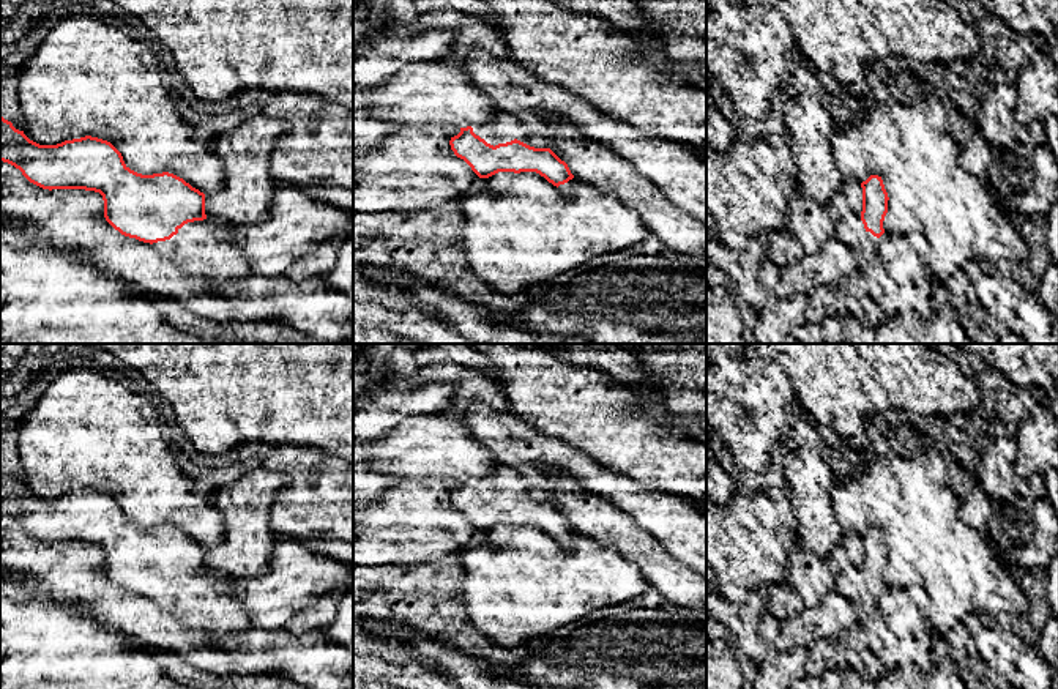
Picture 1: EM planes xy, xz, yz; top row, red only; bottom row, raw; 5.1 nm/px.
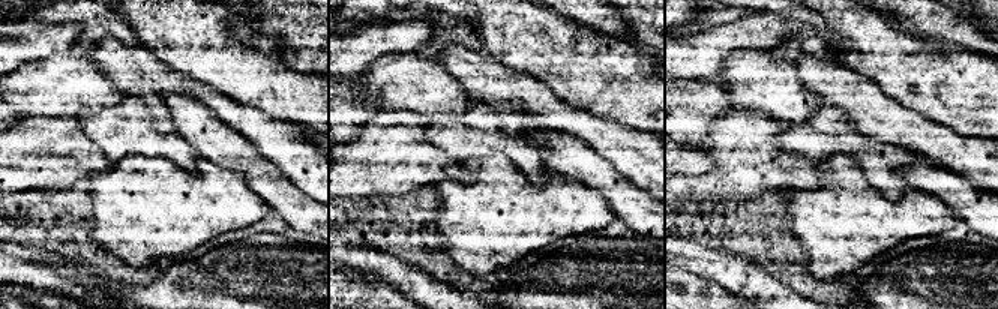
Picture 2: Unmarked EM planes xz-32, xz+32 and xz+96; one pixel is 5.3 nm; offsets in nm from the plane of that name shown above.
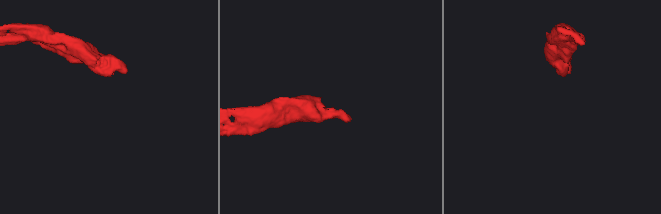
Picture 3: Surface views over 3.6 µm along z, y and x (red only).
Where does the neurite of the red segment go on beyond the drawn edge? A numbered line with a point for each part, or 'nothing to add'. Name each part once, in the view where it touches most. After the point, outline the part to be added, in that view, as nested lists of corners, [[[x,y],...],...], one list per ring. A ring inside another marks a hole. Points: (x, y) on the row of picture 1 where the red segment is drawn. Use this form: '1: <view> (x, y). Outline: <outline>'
1: xy (204, 248). Outline: [[[207,218],[184,224],[170,240],[151,246],[188,276],[225,281],[255,274],[240,248],[232,243],[229,229],[230,222]]]
2: xz (568, 188). Outline: [[[572,178],[572,180],[569,180],[568,183],[560,184],[560,186],[558,186],[558,191],[560,191],[560,194],[563,194],[563,196],[572,196],[577,186],[579,186],[577,180]]]

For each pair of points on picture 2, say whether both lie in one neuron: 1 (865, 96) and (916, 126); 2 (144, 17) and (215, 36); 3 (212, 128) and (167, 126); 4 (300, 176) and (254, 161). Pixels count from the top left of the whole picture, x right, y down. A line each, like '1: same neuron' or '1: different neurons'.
1: same neuron
2: same neuron
3: different neurons
4: different neurons

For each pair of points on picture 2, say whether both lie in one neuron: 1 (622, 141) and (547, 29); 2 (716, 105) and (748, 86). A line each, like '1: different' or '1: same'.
1: different
2: different

